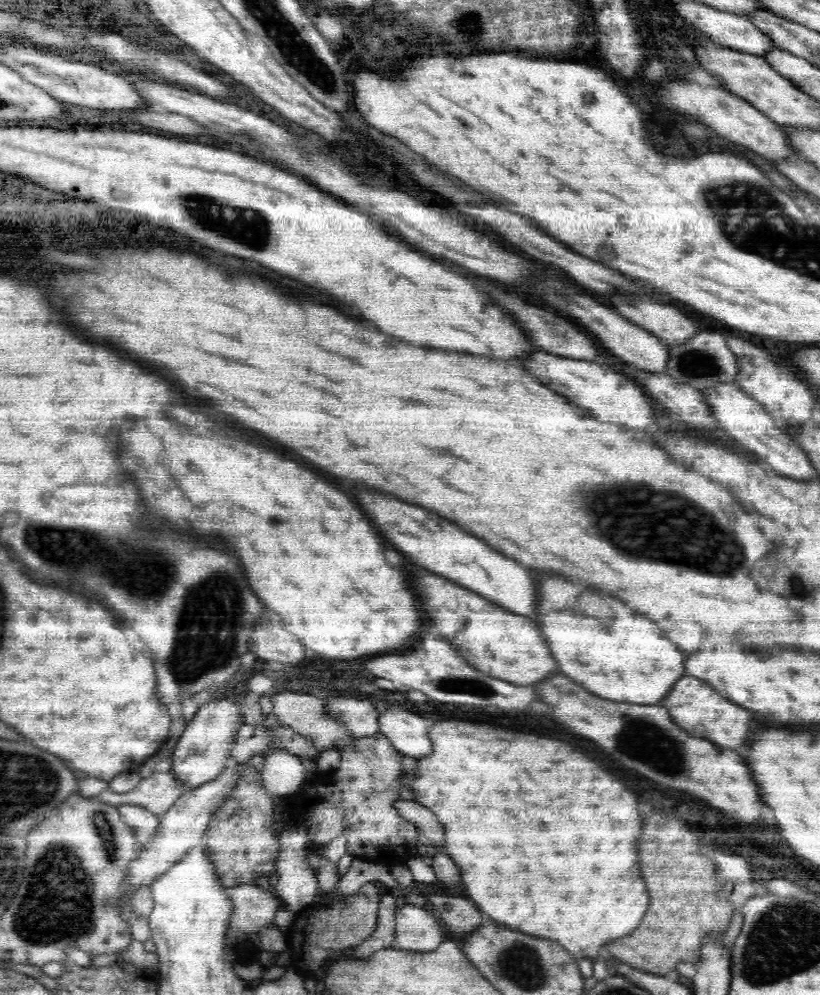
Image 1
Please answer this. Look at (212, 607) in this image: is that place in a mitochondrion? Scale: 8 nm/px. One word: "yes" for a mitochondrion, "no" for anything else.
yes

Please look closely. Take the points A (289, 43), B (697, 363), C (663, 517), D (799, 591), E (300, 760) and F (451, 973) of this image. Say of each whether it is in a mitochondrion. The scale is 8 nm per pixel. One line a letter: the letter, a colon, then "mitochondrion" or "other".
A: mitochondrion
B: mitochondrion
C: mitochondrion
D: other
E: other
F: other

